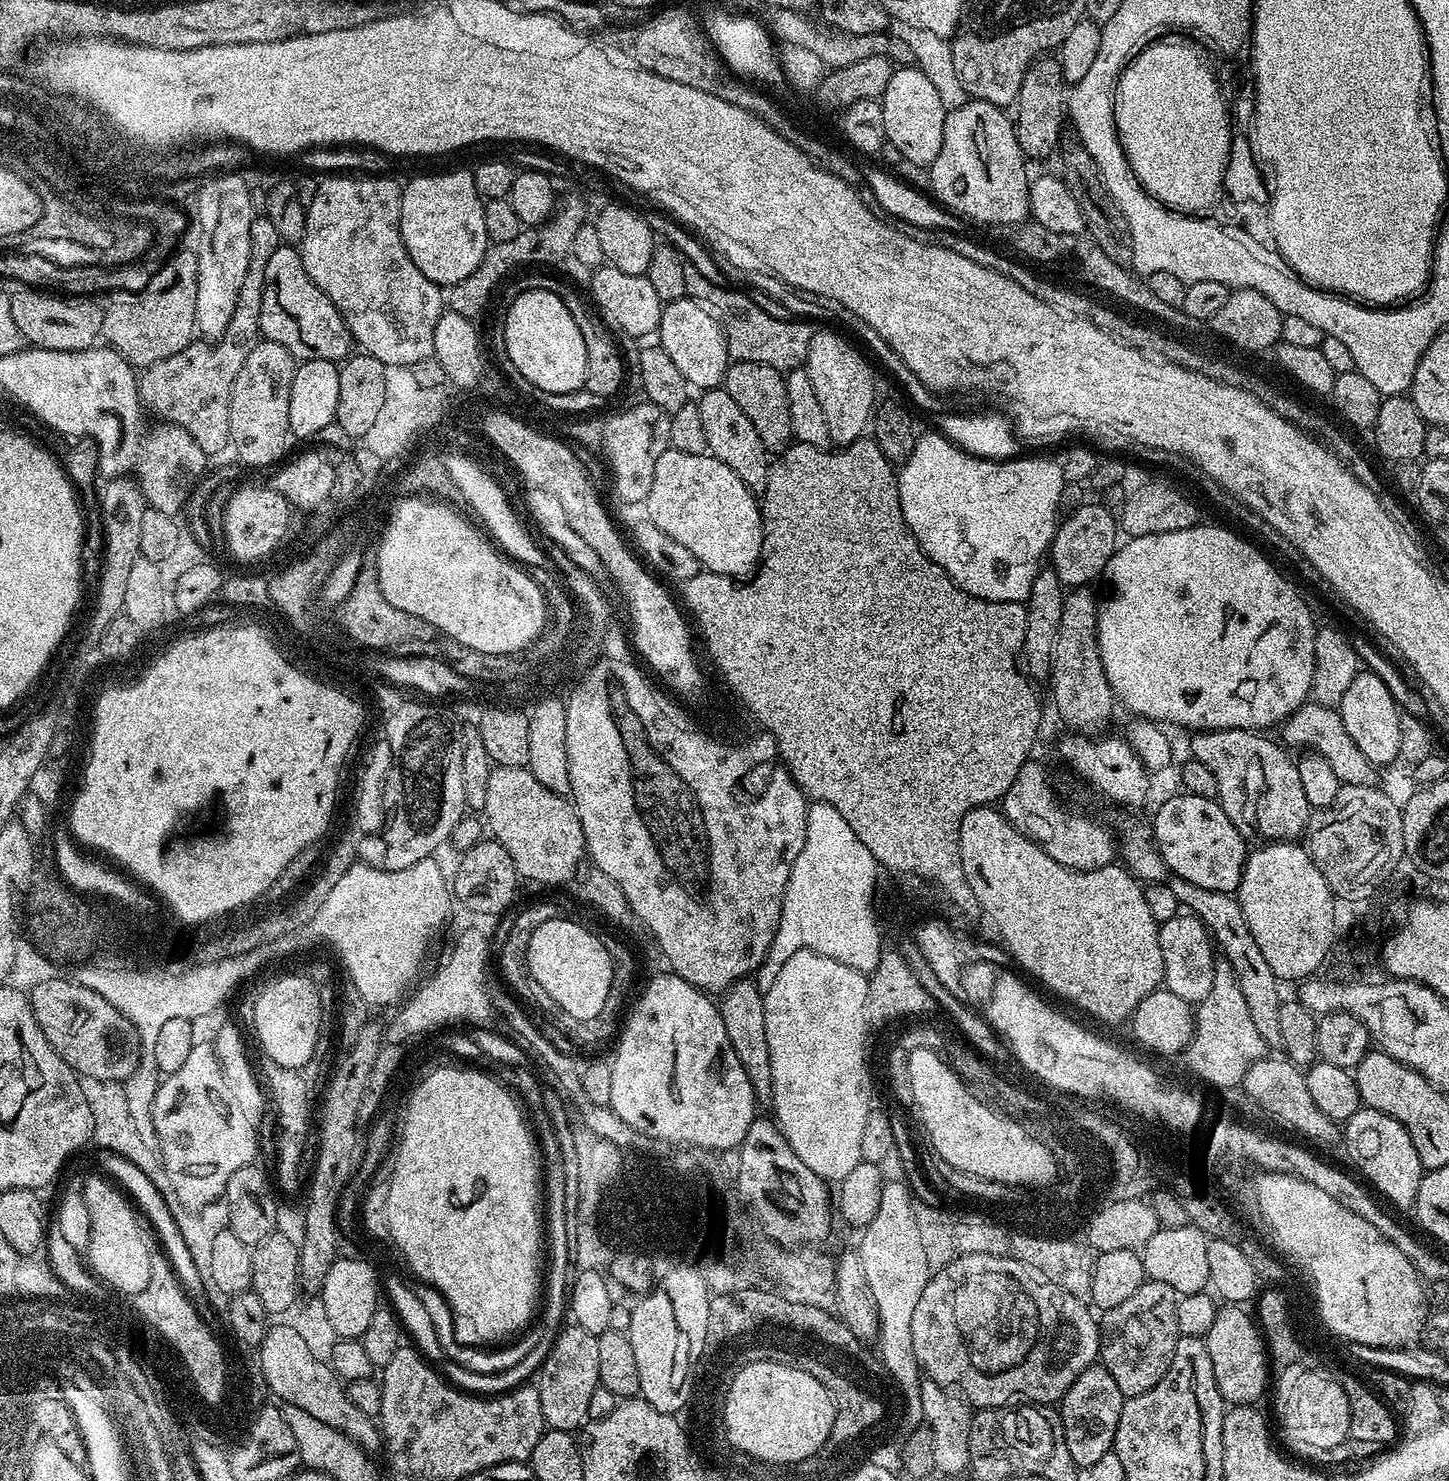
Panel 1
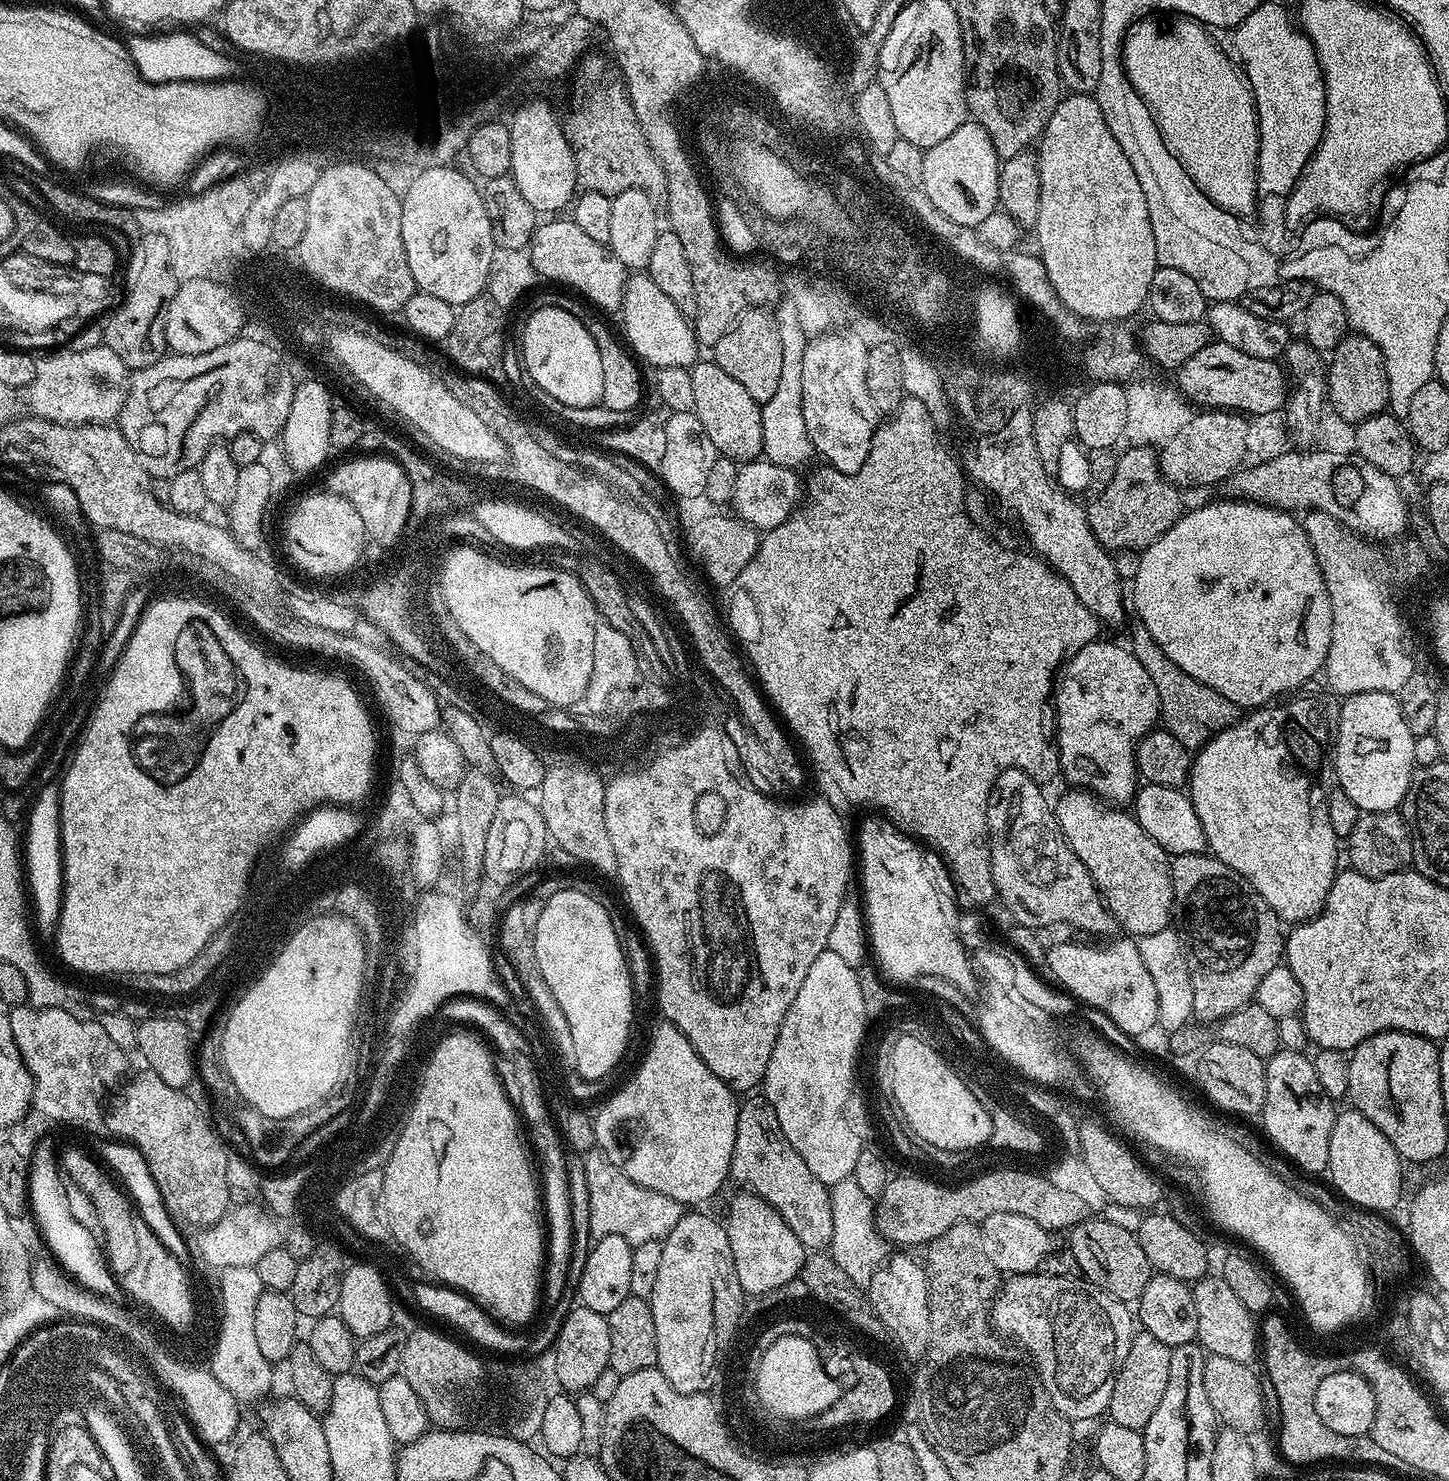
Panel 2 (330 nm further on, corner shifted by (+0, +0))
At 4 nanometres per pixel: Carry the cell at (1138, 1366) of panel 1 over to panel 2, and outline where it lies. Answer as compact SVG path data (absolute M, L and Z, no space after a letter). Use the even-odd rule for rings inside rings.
M1140 1330L1133 1335L1130 1354L1126 1354L1126 1362L1122 1362L1116 1379L1114 1394L1110 1394L1107 1415L1112 1422L1136 1431L1141 1431L1146 1422L1150 1422L1154 1410L1158 1410L1158 1402L1162 1402L1162 1394L1166 1394L1166 1382L1170 1382L1171 1353L1171 1348L1158 1342L1158 1338L1149 1332Z

